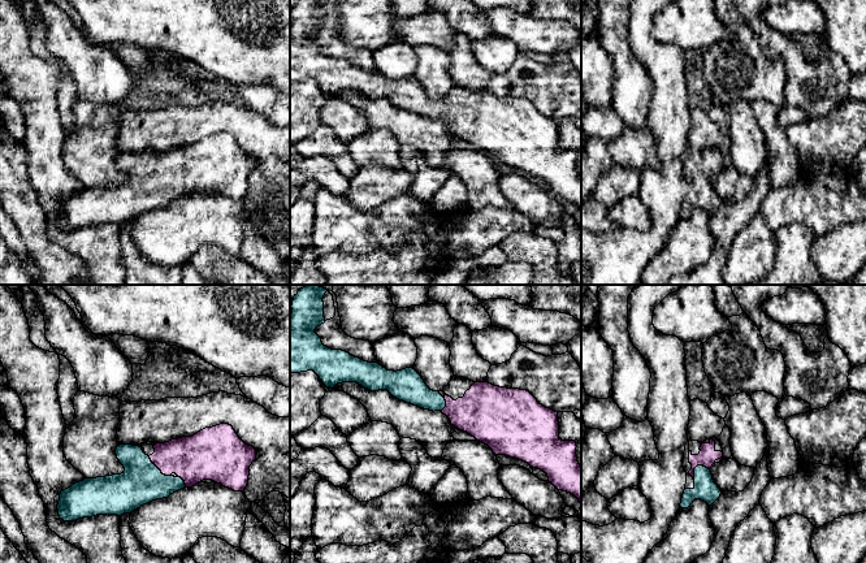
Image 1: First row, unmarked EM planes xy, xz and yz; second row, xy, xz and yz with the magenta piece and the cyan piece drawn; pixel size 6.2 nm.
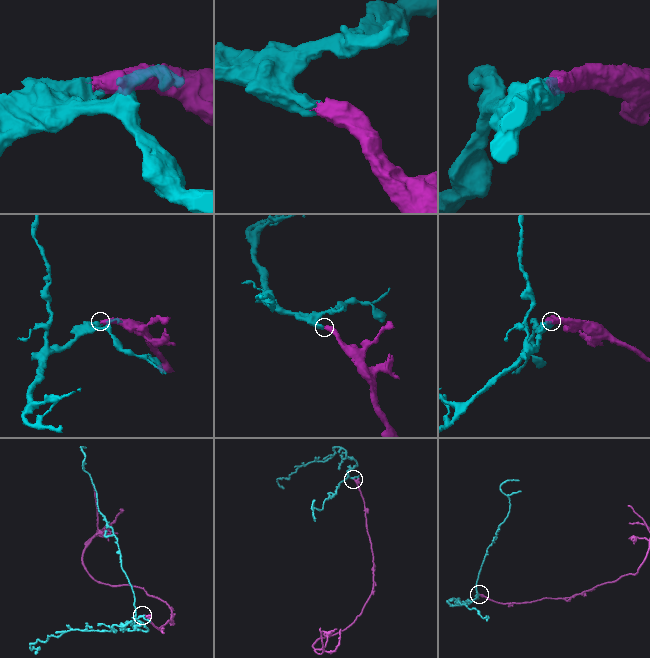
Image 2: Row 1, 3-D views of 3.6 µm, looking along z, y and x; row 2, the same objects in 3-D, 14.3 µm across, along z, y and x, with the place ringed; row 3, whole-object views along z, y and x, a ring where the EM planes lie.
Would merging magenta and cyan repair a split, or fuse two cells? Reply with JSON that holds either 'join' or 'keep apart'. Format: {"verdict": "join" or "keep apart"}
{"verdict": "join"}

